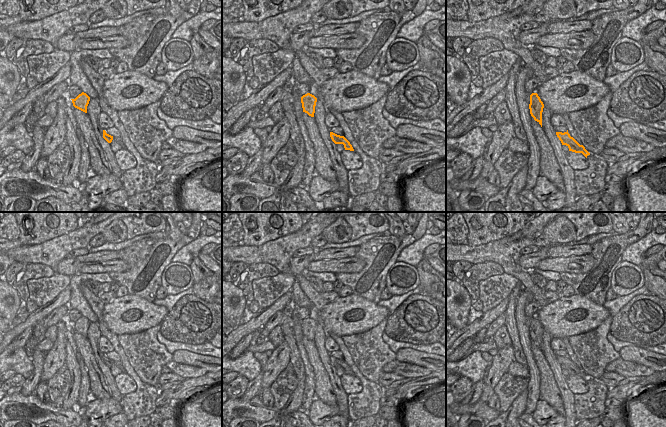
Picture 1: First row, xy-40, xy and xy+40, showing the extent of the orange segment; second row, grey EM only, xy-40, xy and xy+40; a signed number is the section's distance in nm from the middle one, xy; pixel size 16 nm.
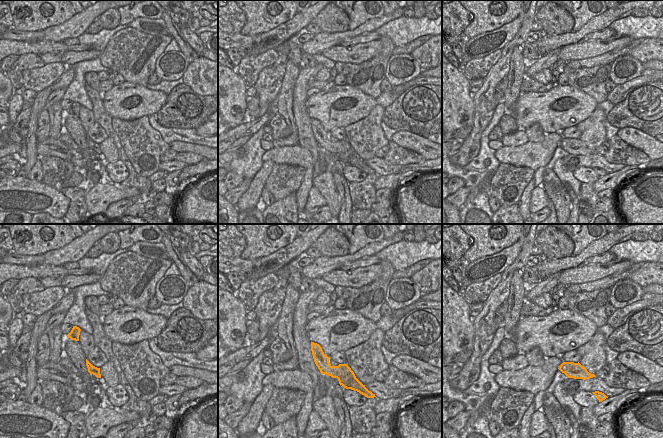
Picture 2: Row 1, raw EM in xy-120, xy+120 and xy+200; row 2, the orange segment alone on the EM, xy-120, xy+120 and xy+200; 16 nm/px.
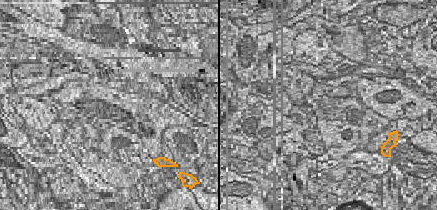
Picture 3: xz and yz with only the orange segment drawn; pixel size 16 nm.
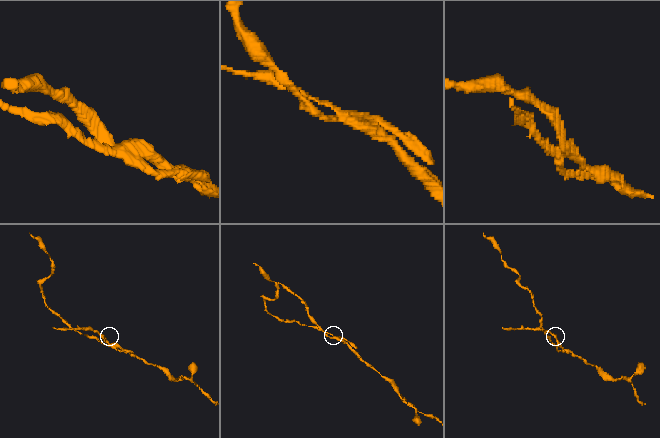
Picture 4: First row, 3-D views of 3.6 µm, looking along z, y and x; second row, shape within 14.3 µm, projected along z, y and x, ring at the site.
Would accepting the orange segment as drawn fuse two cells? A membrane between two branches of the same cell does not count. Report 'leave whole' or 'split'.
split

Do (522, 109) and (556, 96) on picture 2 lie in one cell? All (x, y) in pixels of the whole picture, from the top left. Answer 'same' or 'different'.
same

